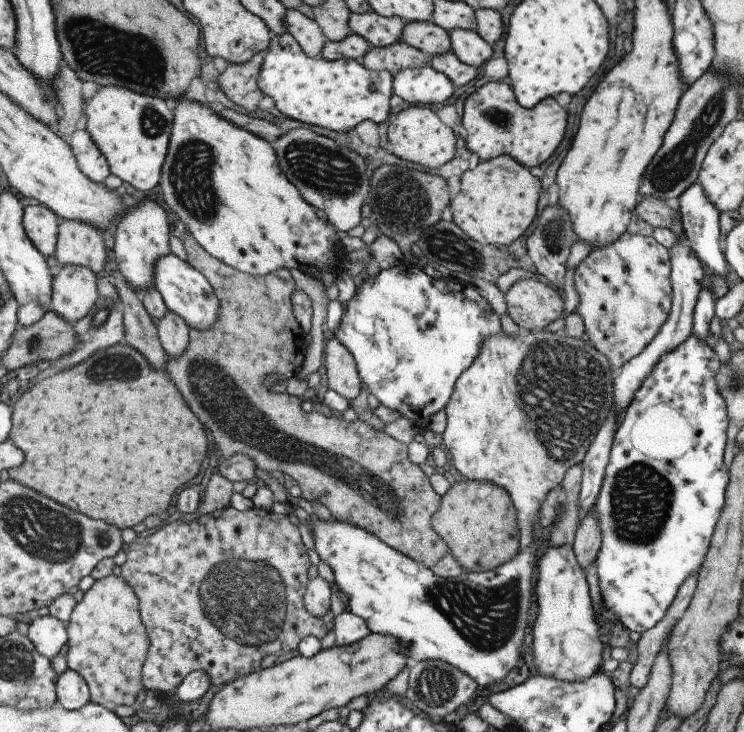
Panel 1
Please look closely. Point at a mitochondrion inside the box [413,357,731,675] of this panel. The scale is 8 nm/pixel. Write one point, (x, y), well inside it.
(486, 618)

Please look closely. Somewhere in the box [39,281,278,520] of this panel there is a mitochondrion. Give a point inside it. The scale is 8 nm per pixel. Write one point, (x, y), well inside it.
(109, 366)

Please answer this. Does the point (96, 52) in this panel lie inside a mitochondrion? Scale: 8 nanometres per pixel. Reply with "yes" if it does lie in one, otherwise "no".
yes

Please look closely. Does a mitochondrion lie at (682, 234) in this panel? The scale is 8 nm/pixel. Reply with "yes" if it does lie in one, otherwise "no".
no

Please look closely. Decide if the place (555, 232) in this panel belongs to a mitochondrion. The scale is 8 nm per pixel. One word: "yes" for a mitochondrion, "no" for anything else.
yes

